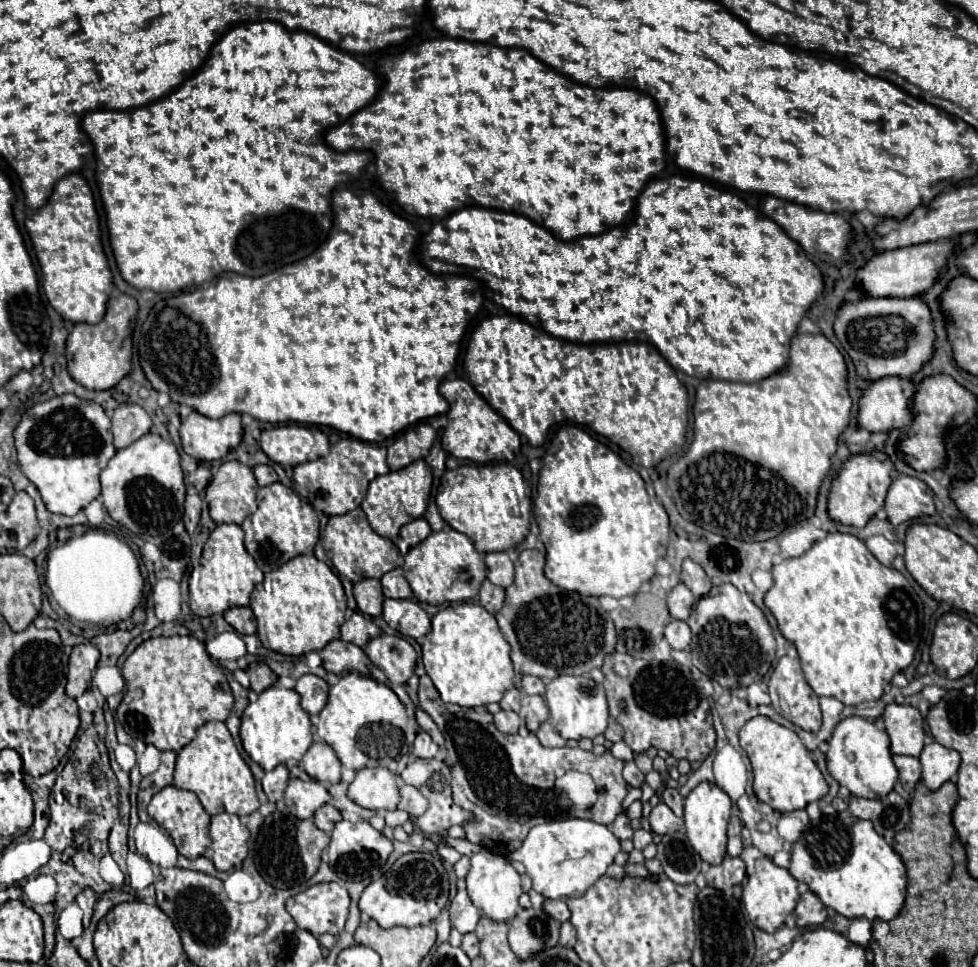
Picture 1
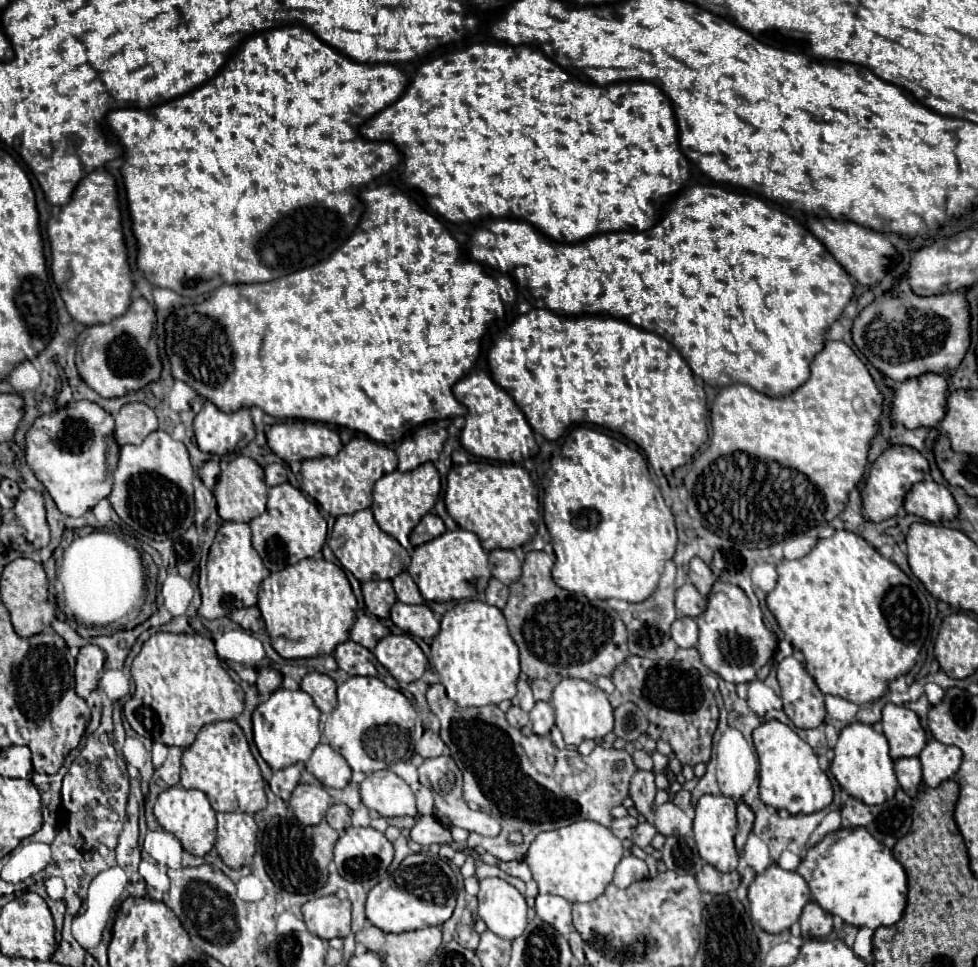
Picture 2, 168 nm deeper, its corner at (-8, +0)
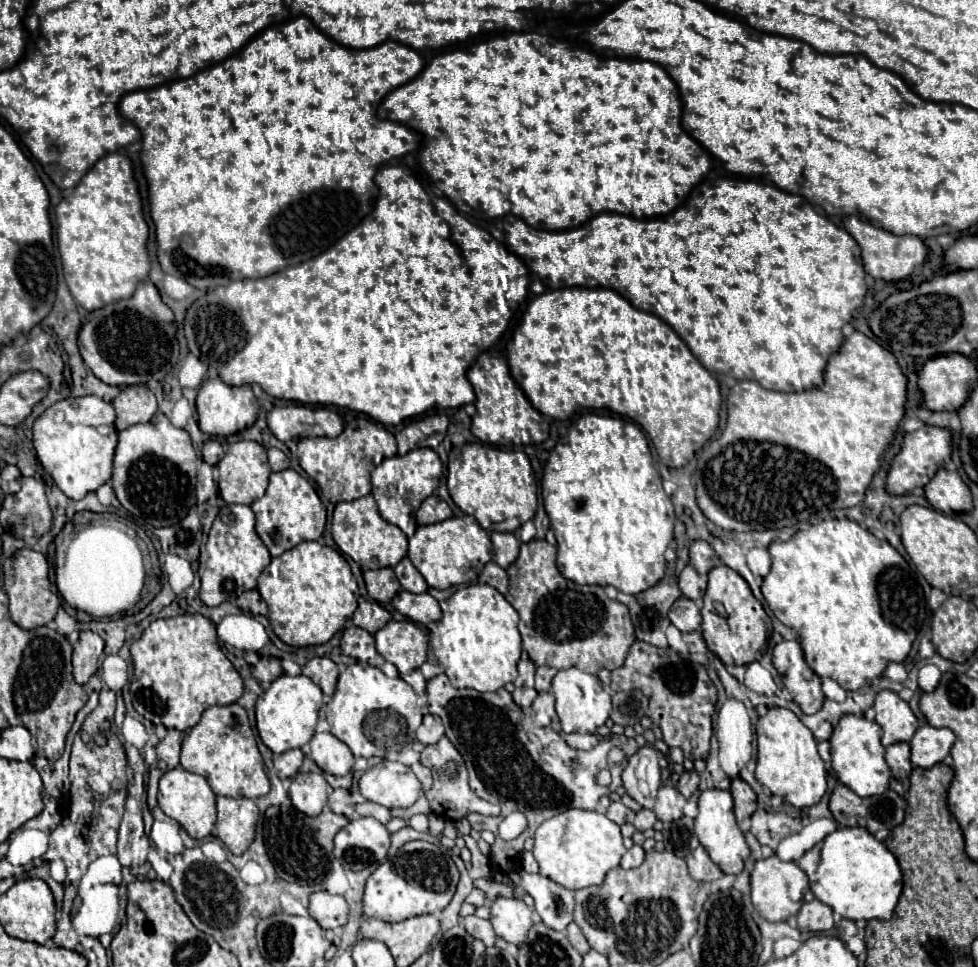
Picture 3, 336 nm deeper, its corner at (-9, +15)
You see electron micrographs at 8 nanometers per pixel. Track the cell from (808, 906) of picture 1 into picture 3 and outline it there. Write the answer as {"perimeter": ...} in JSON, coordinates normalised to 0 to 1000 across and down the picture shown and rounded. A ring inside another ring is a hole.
{"perimeter":[[[830,931],[820,935],[816,943],[816,962],[818,964],[843,964],[853,958],[851,939],[840,935],[838,931]]]}

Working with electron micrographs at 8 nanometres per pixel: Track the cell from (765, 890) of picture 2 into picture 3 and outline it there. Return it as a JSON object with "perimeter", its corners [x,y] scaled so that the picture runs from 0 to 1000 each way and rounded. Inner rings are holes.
{"perimeter":[[[787,885],[771,893],[767,914],[769,914],[769,935],[773,943],[785,953],[800,953],[818,941],[822,933],[822,922],[826,920],[826,906],[822,900],[818,900],[814,891],[800,891],[796,885]]]}

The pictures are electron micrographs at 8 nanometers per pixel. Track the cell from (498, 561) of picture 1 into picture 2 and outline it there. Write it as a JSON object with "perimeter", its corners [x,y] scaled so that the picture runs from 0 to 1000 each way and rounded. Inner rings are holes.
{"perimeter":[[[506,568],[500,572],[500,582],[504,597],[516,605],[522,605],[533,597],[533,580],[527,576],[525,570]]]}

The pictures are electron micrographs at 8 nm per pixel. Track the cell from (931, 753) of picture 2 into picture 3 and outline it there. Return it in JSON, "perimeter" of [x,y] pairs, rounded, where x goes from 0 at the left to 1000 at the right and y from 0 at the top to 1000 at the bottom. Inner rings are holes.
{"perimeter":[[[951,749],[941,751],[935,763],[930,765],[933,790],[941,794],[953,794],[955,790],[963,788],[971,780],[975,767],[978,761],[969,753],[955,753]]]}

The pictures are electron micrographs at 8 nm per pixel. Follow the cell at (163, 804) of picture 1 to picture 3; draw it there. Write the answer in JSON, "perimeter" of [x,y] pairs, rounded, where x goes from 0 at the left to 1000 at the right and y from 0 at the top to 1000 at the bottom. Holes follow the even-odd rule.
{"perimeter":[[[188,794],[172,796],[164,805],[162,831],[164,831],[164,836],[170,844],[178,846],[192,860],[192,865],[196,865],[200,869],[207,869],[207,867],[213,867],[217,862],[217,856],[221,852],[221,823],[215,817],[209,802],[192,798]]]}

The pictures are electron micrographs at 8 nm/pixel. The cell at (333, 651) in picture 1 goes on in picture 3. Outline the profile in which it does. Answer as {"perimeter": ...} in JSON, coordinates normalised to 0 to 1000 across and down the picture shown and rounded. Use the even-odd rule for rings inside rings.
{"perimeter":[[[356,647],[348,662],[350,676],[364,680],[366,685],[374,685],[378,689],[393,689],[393,680],[387,676],[382,668],[382,658],[366,647]]]}

